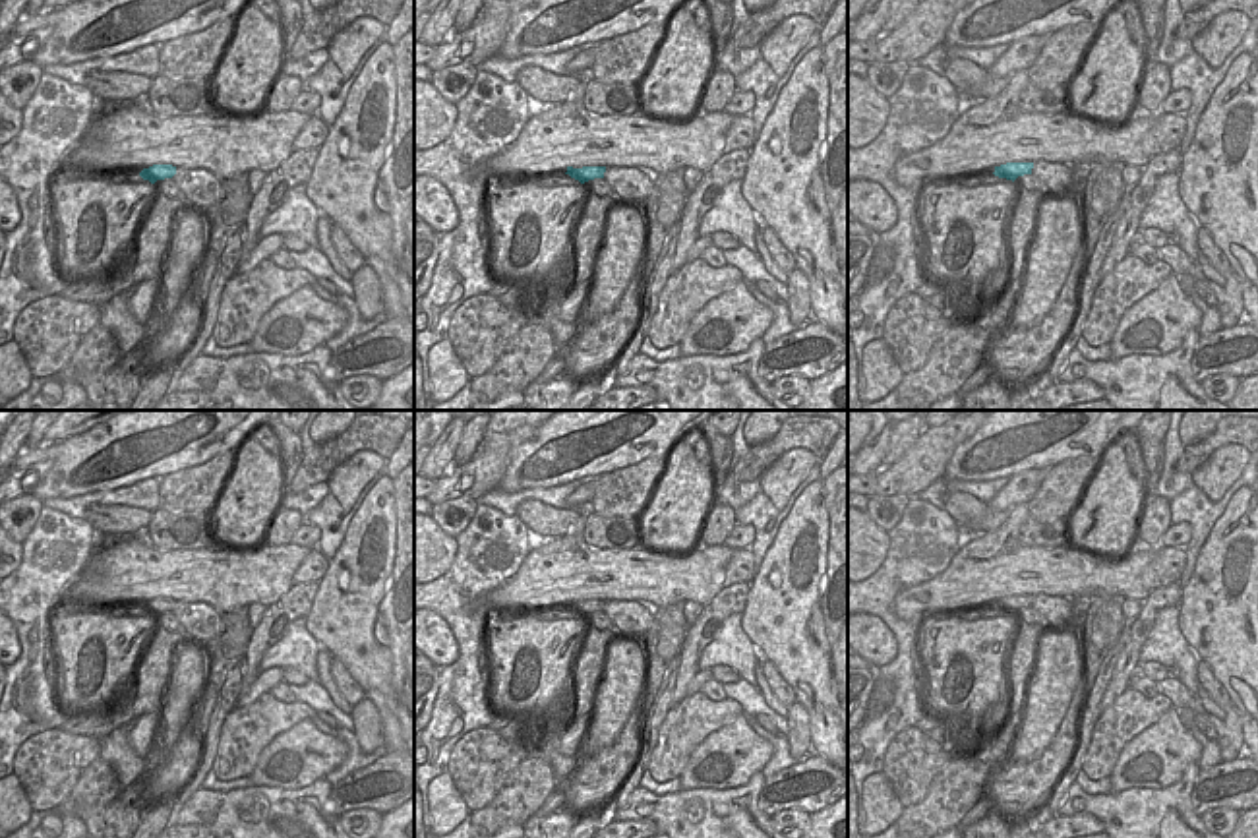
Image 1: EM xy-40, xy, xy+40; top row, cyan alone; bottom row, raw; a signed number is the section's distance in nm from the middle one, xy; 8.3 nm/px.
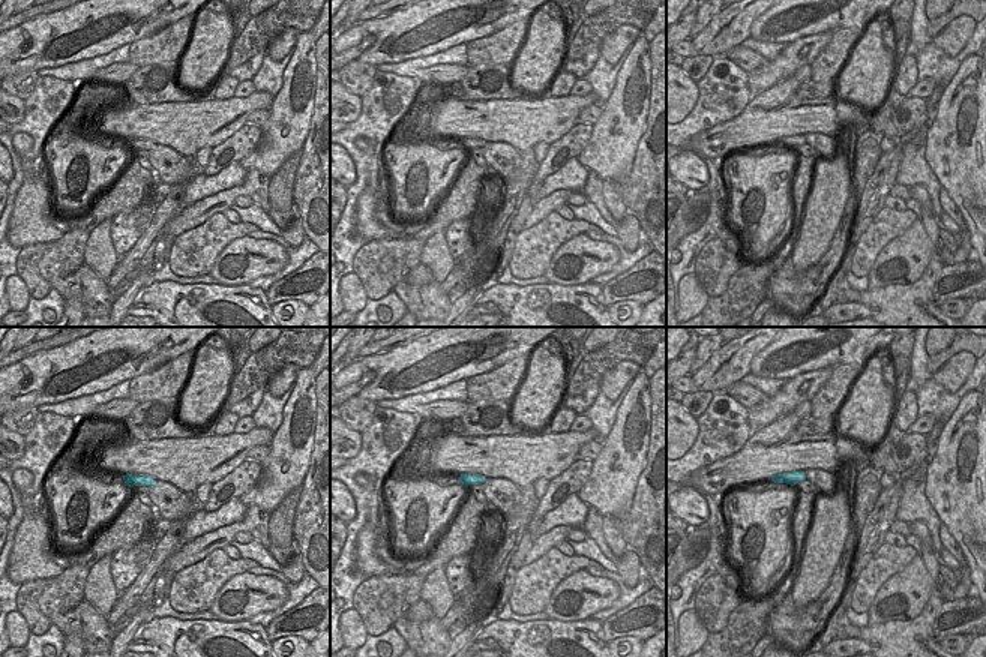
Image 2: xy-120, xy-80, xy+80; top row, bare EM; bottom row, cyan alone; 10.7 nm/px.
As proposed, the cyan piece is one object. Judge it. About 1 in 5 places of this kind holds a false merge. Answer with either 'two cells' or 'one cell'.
one cell

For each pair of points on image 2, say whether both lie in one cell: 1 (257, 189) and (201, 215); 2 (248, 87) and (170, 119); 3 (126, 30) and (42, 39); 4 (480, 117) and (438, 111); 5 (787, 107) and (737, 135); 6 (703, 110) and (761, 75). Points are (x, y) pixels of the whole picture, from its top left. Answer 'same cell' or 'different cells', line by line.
1: same cell
2: different cells
3: same cell
4: same cell
5: same cell
6: different cells

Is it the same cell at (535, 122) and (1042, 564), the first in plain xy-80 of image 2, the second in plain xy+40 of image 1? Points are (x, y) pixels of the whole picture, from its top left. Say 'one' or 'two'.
one

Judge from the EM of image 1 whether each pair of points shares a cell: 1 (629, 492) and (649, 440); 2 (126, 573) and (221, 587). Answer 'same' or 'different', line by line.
1: different
2: same

